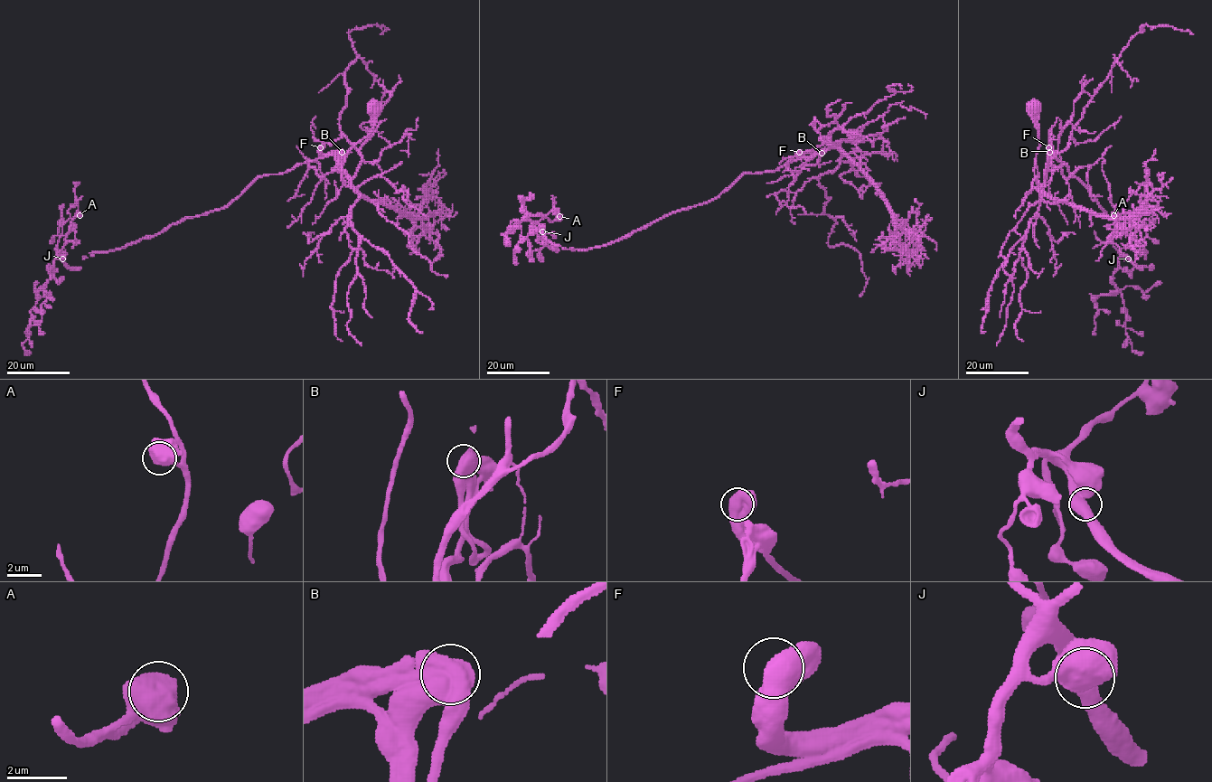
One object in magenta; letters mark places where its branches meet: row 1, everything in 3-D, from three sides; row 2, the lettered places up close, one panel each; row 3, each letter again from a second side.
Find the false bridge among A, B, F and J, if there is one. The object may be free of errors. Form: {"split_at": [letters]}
{"split_at": []}

